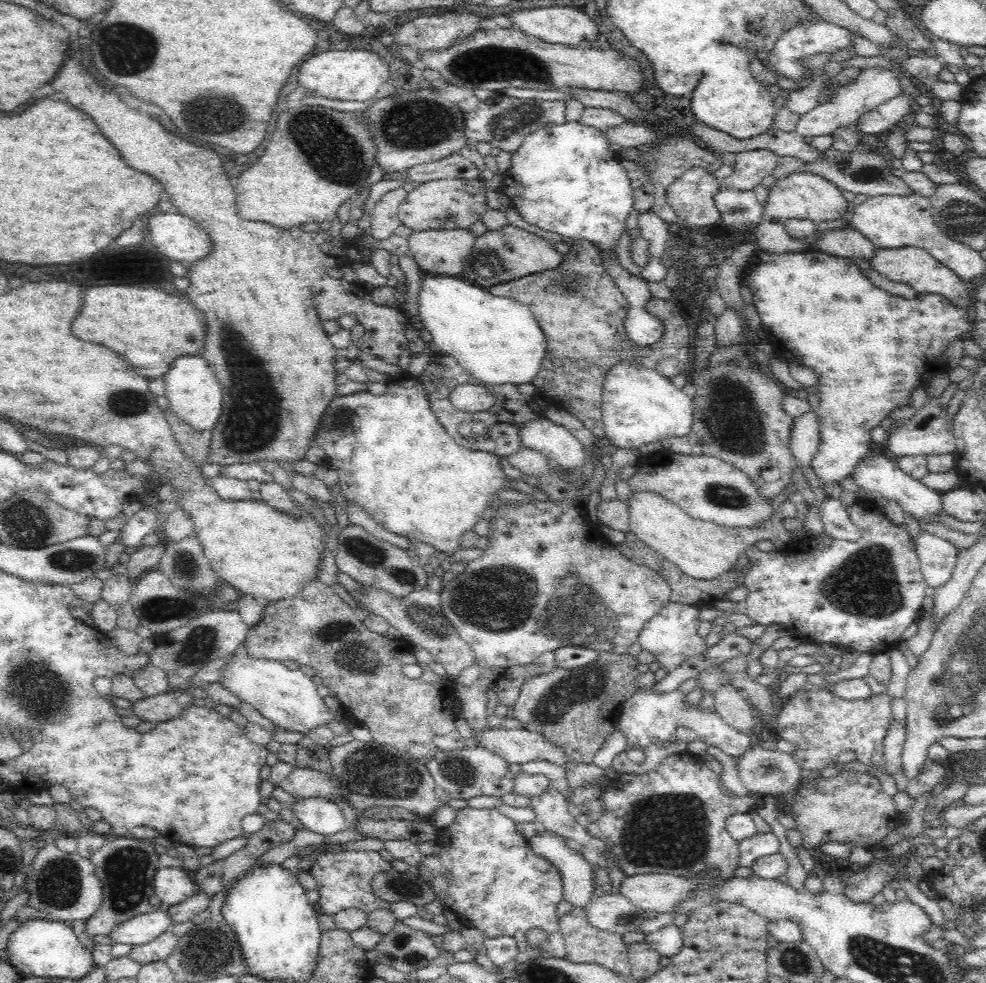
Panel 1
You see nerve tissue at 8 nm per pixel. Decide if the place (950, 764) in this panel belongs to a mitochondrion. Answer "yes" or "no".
no

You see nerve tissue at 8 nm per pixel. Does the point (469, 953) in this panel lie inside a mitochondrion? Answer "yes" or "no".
no

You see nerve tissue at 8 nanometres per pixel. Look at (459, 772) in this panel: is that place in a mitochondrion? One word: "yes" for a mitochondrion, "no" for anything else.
yes

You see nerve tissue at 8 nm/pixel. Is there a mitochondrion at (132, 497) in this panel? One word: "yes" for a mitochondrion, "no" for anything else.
no

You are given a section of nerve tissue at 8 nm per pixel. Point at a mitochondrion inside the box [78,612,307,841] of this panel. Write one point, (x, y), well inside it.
(202, 640)

